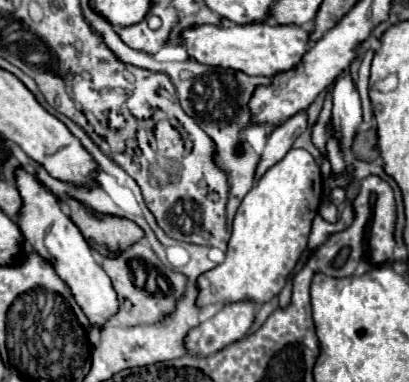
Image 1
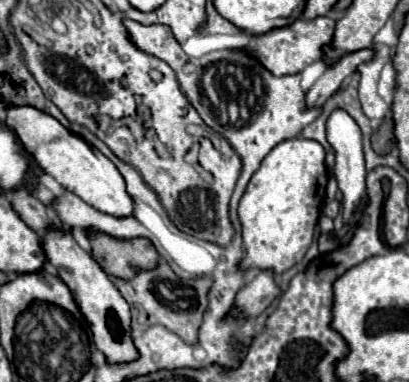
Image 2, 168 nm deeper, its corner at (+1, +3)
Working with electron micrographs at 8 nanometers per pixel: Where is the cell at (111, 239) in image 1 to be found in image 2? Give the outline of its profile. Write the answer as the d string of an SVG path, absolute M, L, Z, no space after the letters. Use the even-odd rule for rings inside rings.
M93 234L89 240L93 246L93 258L107 276L131 280L145 268L157 268L159 254L147 238L117 240L105 234Z

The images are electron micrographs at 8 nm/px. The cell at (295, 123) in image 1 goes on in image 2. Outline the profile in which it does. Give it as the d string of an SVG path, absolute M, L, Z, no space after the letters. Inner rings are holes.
M361 48L361 50L357 50L357 52L349 52L349 54L341 56L339 62L333 64L333 66L329 66L327 72L309 88L309 92L307 92L307 106L319 106L319 104L323 104L333 92L339 90L341 82L343 82L349 74L353 74L353 70L355 70L361 62L371 60L373 54L375 54L373 48Z

